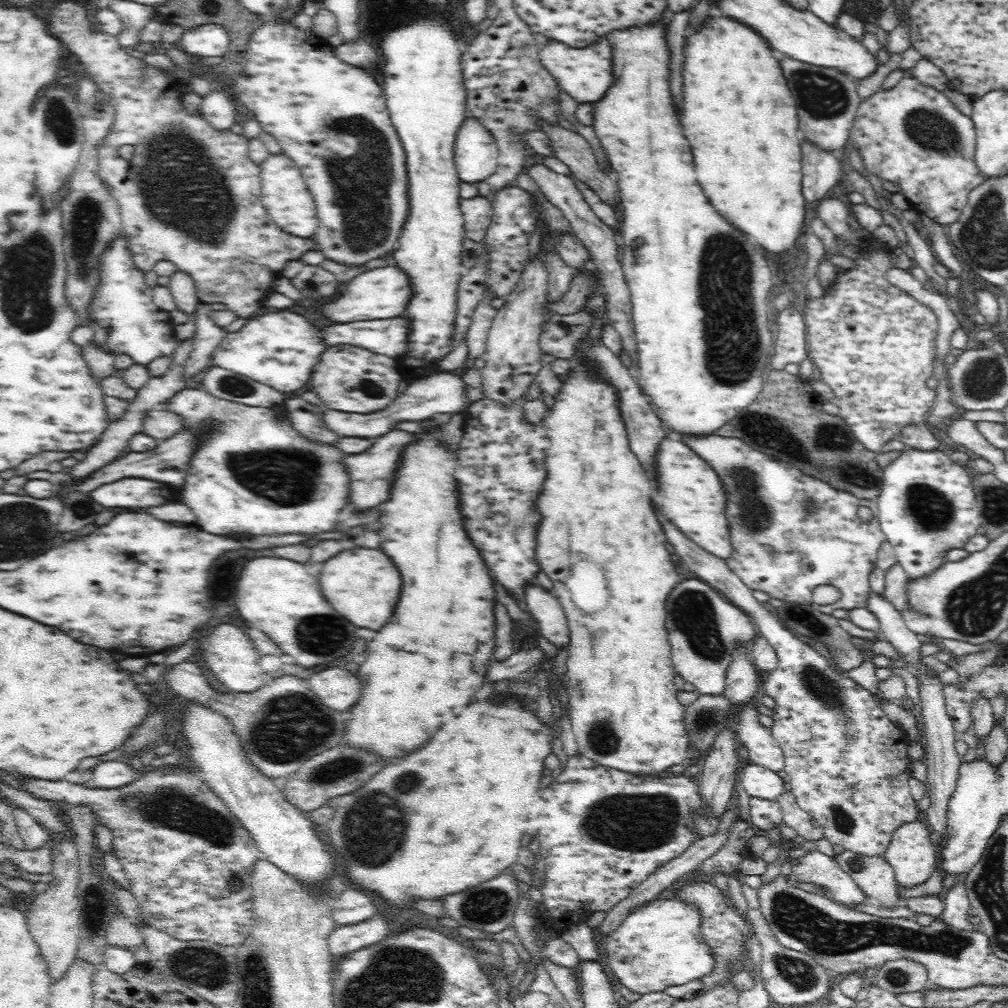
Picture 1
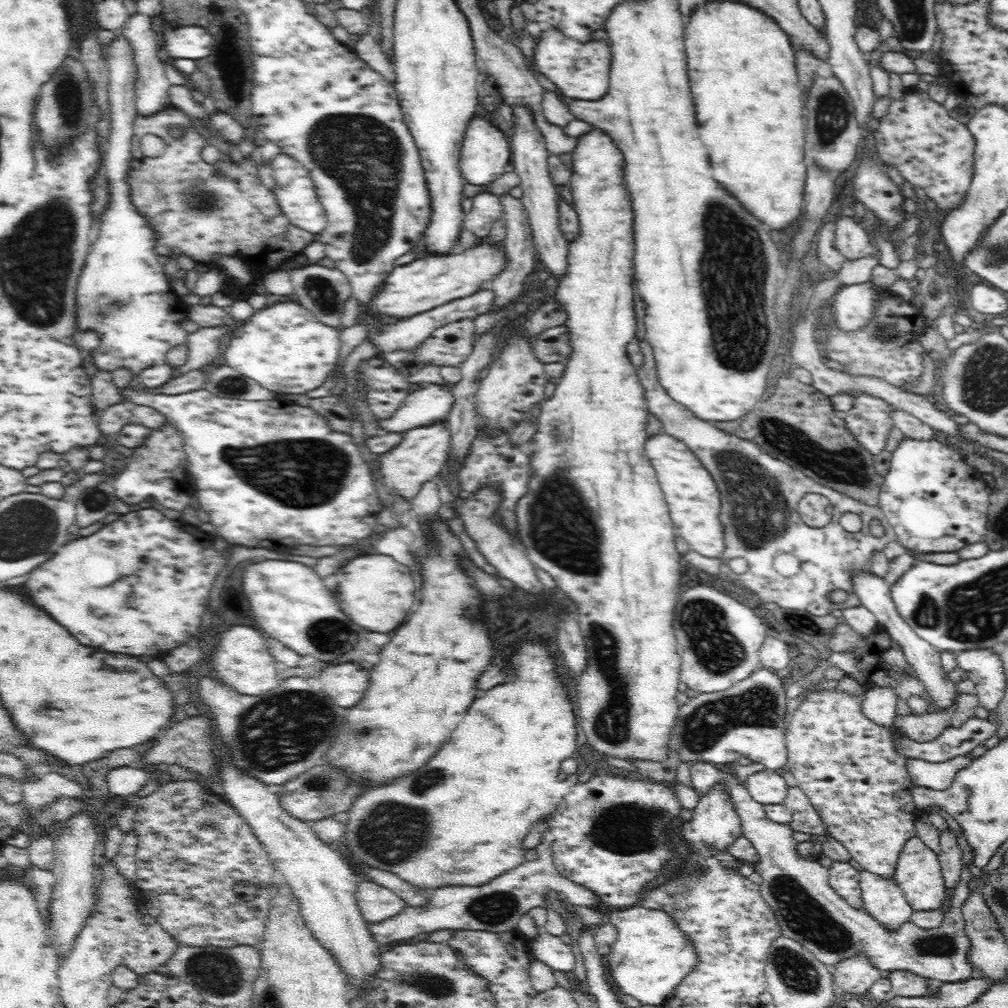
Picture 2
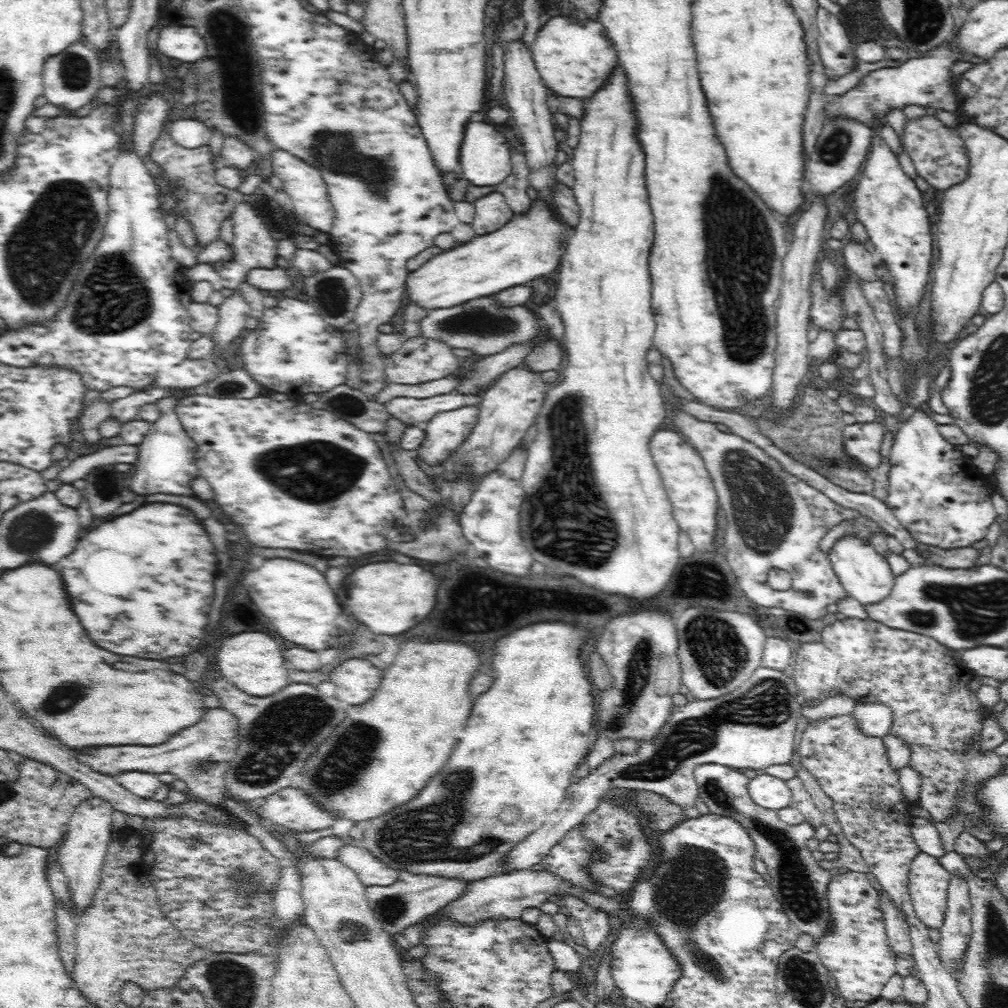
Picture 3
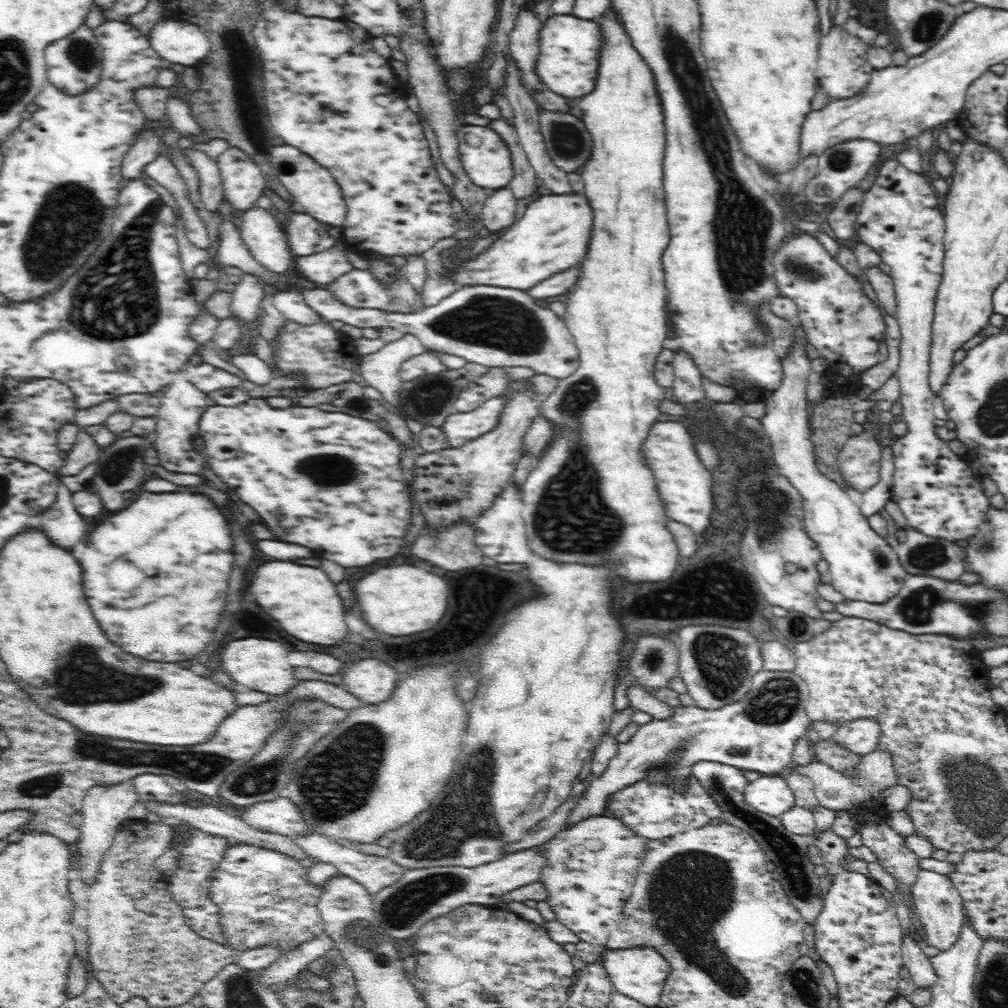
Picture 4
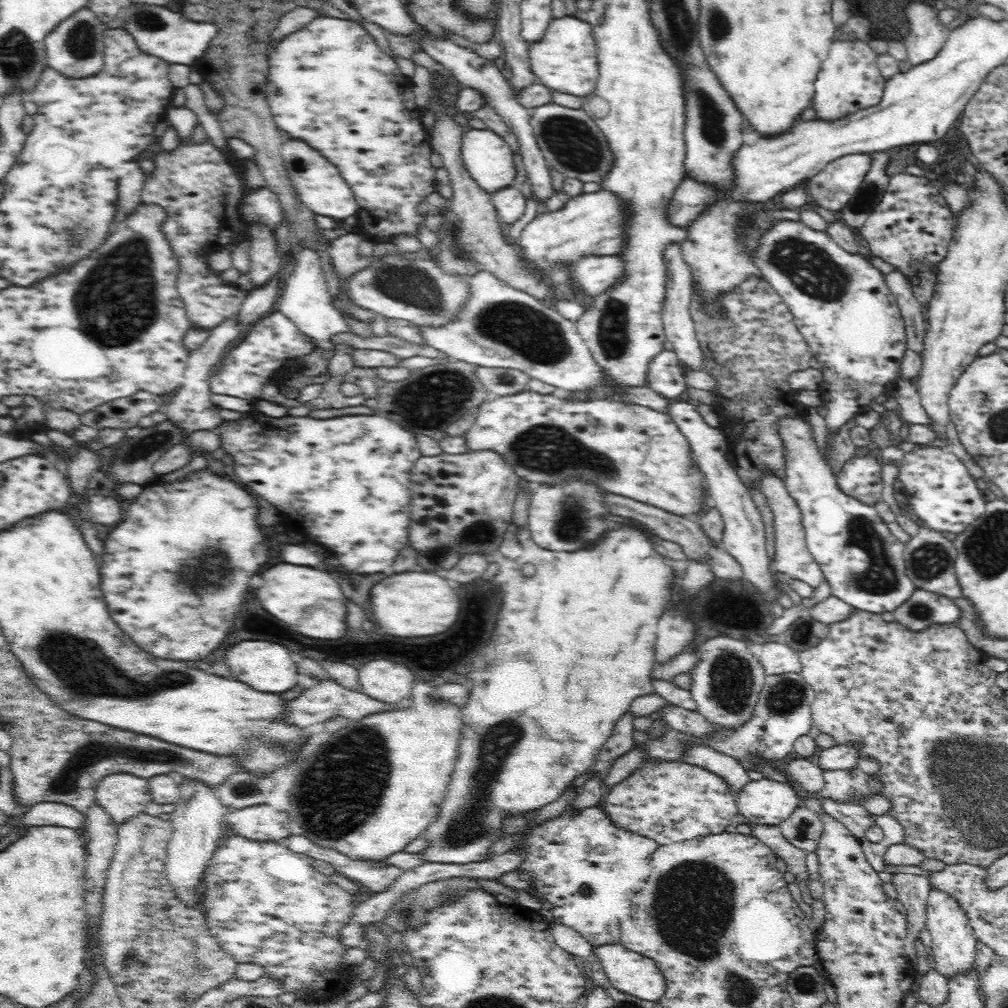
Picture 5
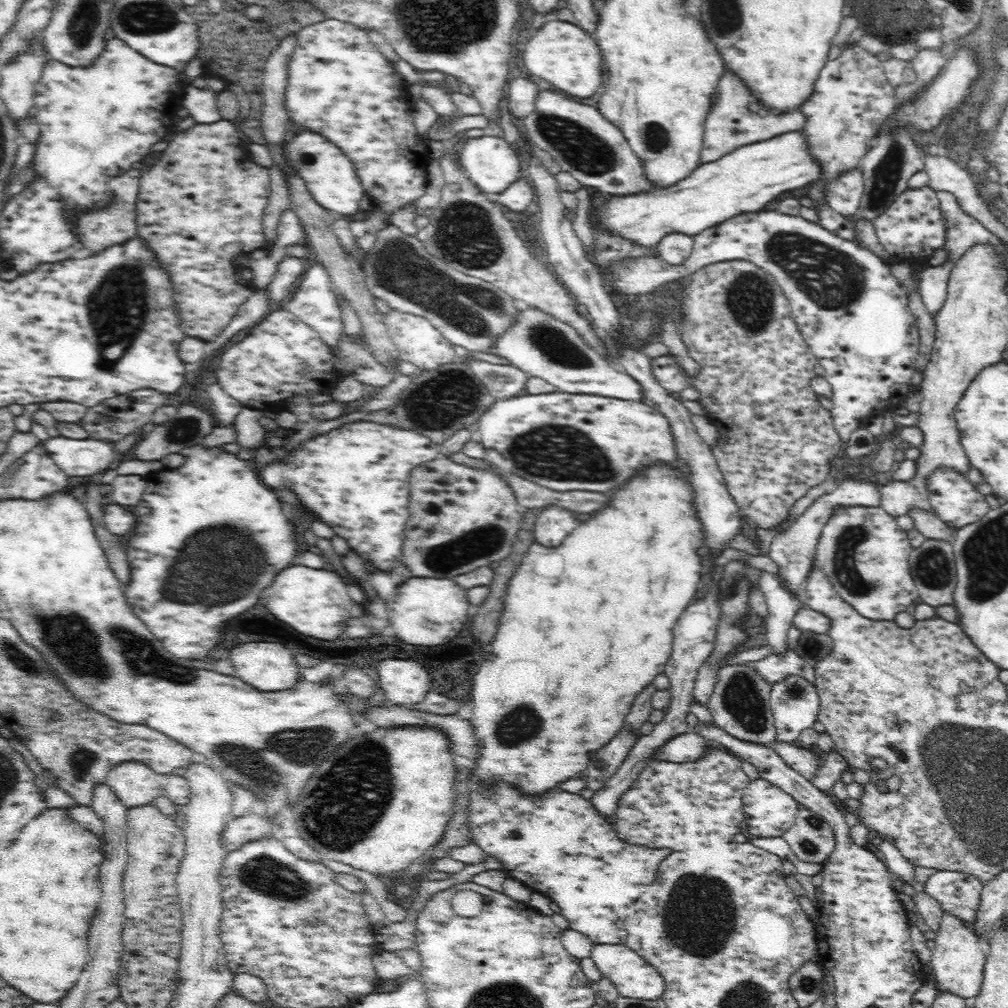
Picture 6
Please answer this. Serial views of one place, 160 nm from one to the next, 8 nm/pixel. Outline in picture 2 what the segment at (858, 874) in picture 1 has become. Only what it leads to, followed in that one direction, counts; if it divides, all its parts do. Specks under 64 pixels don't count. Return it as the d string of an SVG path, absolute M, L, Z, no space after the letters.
M867 870L860 872L866 912L884 927L897 931L914 912L895 881Z

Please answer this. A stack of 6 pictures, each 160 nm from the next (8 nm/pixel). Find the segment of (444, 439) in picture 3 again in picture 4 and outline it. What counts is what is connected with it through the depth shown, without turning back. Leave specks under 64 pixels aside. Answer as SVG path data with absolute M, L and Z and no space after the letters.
M496 396L480 403L472 411L452 412L448 415L442 429L449 446L461 447L468 441L474 440L476 436L480 436L484 428L495 428L496 424L500 424L499 416L504 404L507 404L507 398Z

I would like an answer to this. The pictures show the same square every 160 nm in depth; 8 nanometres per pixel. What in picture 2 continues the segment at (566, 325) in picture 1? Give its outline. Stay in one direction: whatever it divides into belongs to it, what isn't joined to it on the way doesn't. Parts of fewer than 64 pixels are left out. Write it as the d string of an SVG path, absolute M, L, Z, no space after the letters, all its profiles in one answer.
M566 325L555 326L542 331L532 342L532 345L534 345L536 357L544 364L553 362L565 364L572 352Z

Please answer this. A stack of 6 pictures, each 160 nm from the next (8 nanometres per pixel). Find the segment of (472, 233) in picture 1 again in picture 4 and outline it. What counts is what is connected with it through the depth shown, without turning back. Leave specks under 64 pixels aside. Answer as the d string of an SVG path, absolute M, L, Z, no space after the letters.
M508 187L496 190L492 195L488 195L484 202L482 226L494 233L510 226L516 220L517 206L518 199Z

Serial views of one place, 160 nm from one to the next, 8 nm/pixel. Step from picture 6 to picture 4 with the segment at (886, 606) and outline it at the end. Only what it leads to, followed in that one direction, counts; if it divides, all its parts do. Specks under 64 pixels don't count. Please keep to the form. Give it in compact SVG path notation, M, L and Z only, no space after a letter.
M796 326L795 349L781 360L785 372L783 383L765 400L764 416L760 419L764 434L771 442L772 460L802 495L804 528L818 545L822 559L828 562L828 583L848 601L884 604L895 597L909 574L899 561L897 552L871 526L860 507L848 497L837 482L817 470L815 447L809 442L808 401L806 384L810 360L804 351L804 331Z

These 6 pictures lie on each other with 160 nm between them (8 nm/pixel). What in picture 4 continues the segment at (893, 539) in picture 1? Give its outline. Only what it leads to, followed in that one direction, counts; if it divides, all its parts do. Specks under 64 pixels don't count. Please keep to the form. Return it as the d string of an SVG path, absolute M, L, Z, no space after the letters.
M886 160L880 168L878 178L874 180L872 187L865 192L861 204L861 211L856 219L856 234L860 243L870 246L880 256L886 266L890 266L890 277L892 277L897 299L895 316L900 325L902 342L900 344L900 362L897 370L897 377L900 383L900 402L902 404L902 420L908 424L908 432L903 437L898 437L898 446L891 446L894 451L894 488L891 488L893 502L900 506L902 514L908 518L908 526L920 531L921 534L946 540L968 539L987 520L988 506L990 501L982 491L981 478L972 473L968 463L960 459L949 447L938 446L944 444L938 435L934 424L934 393L929 385L929 356L932 336L932 323L935 308L937 288L941 284L943 273L943 260L945 255L944 215L938 208L943 198L936 194L931 184L922 174L908 171L896 160Z

